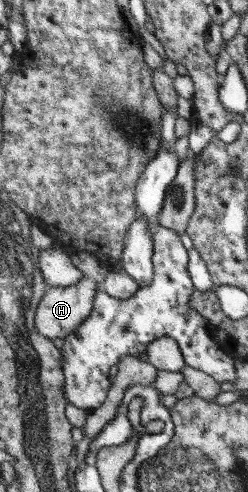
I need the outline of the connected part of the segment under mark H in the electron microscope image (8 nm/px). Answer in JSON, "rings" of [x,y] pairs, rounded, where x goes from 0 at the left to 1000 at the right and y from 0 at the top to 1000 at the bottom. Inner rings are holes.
{"rings":[[[294,510],[278,520],[282,530],[331,555],[331,565],[294,579],[198,585],[185,600],[169,604],[145,628],[145,671],[149,677],[173,679],[173,685],[254,689],[298,675],[298,669],[363,640],[367,626],[375,626],[375,604],[391,596],[387,587],[407,583],[415,565],[440,551],[415,530],[399,530],[359,512]]]}

